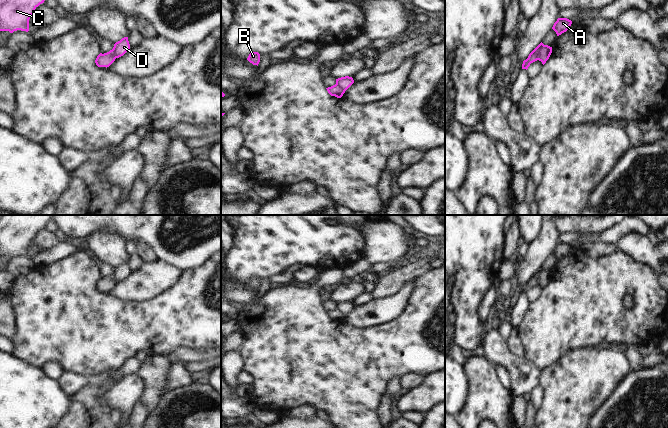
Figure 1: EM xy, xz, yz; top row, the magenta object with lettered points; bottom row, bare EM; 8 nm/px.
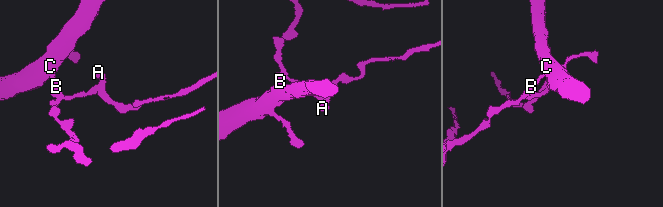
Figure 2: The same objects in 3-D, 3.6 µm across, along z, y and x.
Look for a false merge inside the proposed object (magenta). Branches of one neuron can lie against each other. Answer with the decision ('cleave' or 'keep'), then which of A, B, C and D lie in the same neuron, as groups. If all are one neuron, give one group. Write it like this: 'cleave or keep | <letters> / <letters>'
cleave | A D / B C

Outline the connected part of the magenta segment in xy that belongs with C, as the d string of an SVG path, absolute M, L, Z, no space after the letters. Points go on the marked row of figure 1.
M0 0L0 31L29 31L29 19L45 0Z

